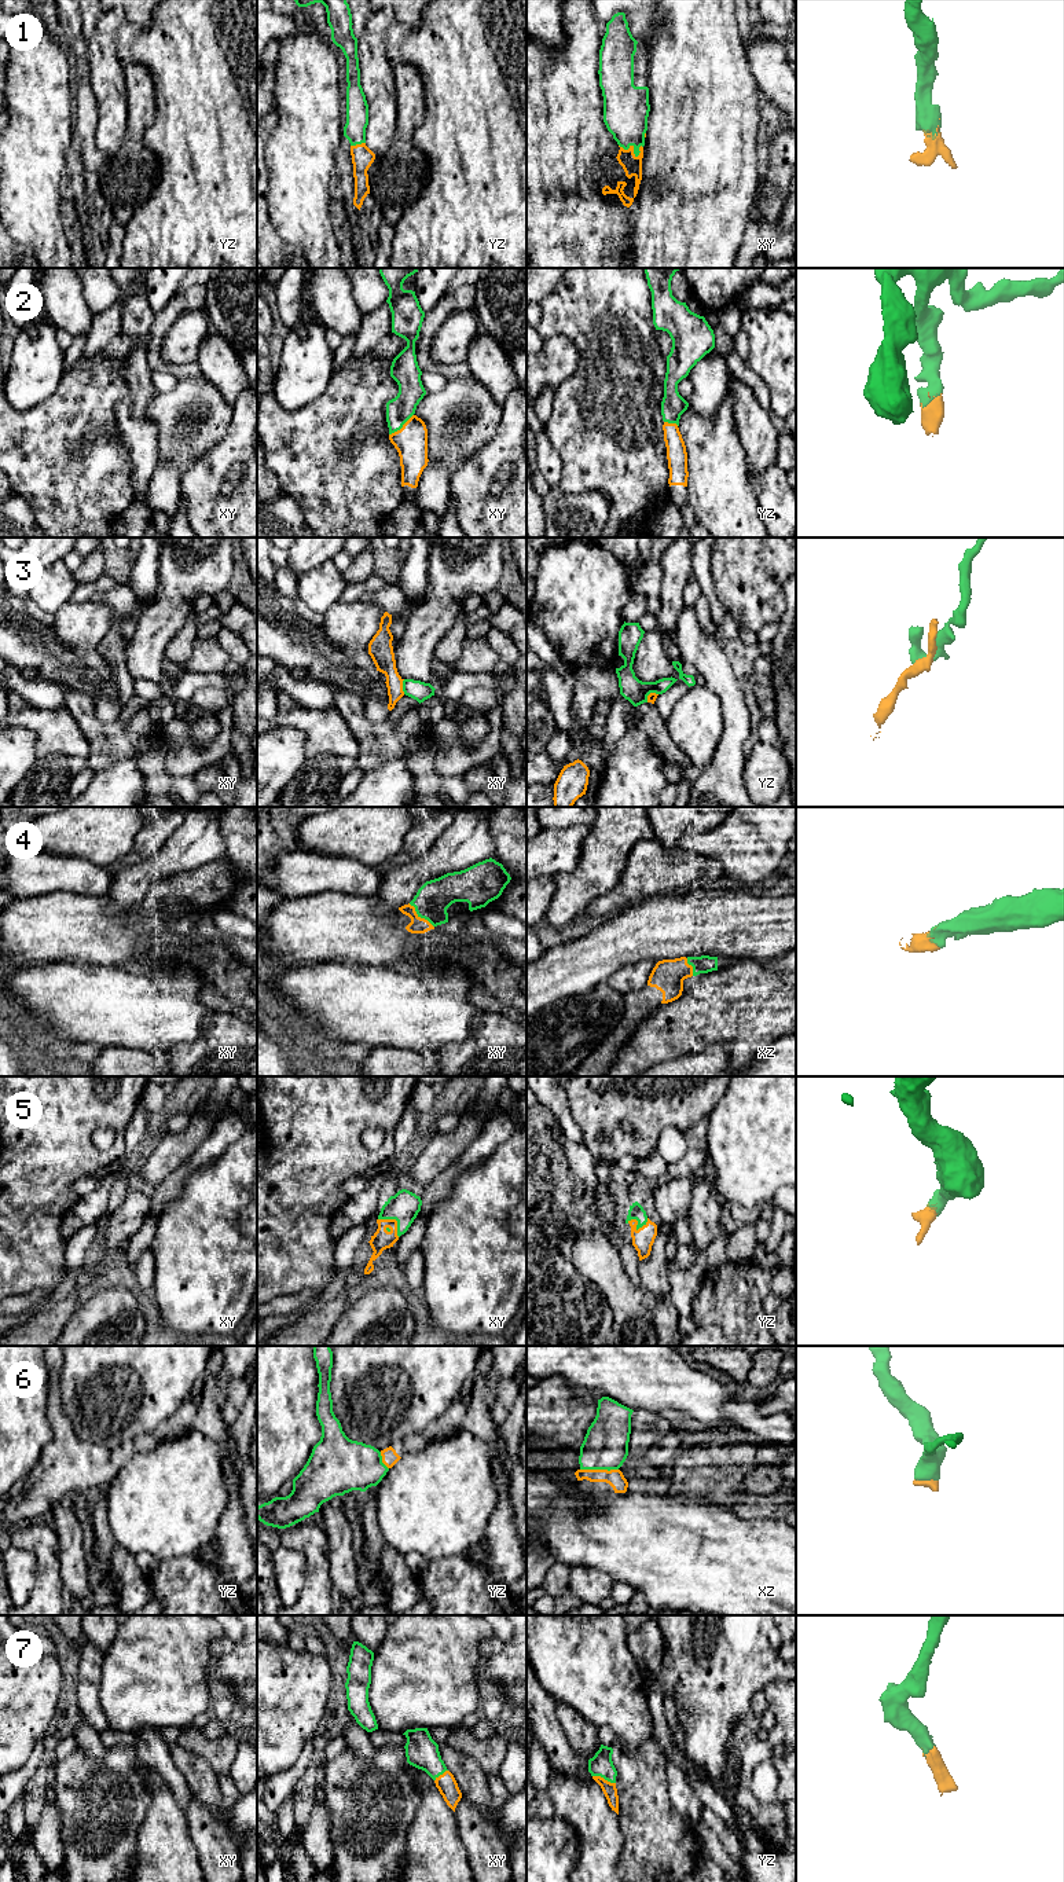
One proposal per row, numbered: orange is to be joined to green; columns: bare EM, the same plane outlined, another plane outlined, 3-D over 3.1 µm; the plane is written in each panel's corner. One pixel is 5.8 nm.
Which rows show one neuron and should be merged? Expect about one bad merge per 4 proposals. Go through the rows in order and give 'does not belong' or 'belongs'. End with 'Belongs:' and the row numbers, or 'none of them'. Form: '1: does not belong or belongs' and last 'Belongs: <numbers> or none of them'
1: belongs
2: belongs
3: does not belong
4: belongs
5: belongs
6: belongs
7: belongs
Belongs: 1, 2, 4, 5, 6, 7

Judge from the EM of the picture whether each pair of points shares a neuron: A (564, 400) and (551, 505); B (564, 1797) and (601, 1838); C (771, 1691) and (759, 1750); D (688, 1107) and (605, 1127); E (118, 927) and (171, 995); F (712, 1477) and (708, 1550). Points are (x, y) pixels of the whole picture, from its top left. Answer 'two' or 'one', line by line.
A: two
B: one
C: one
D: one
E: two
F: two

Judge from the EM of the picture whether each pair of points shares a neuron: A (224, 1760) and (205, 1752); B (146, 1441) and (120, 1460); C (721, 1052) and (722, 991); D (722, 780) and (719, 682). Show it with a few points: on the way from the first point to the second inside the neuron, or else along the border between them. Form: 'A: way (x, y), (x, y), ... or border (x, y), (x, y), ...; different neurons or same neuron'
A: way (220, 1756), (216, 1752), (209, 1752); same neuron
B: way (139, 1445), (127, 1453); same neuron
C: border (689, 1053), (726, 1045), (730, 1061); different neurons
D: way (729, 755), (732, 707); same neuron

